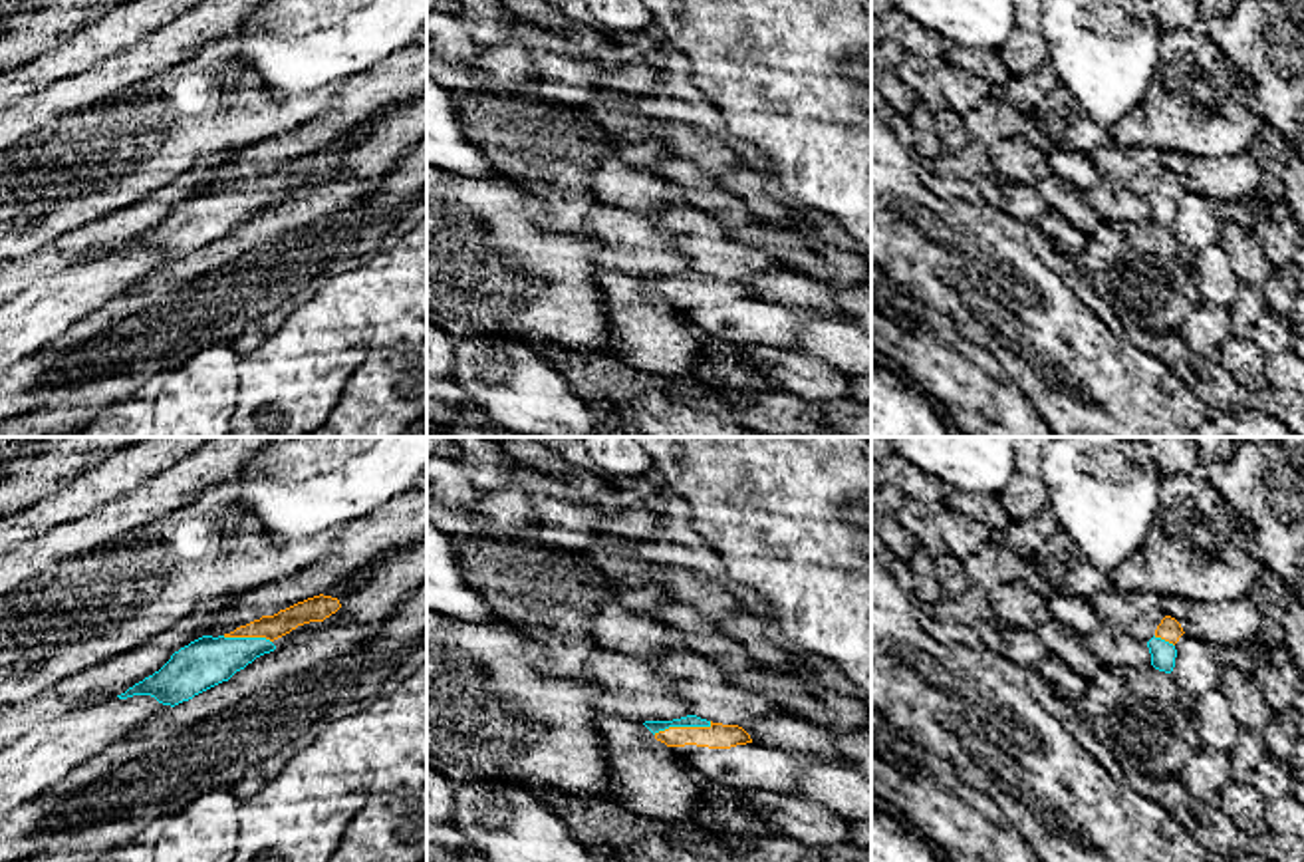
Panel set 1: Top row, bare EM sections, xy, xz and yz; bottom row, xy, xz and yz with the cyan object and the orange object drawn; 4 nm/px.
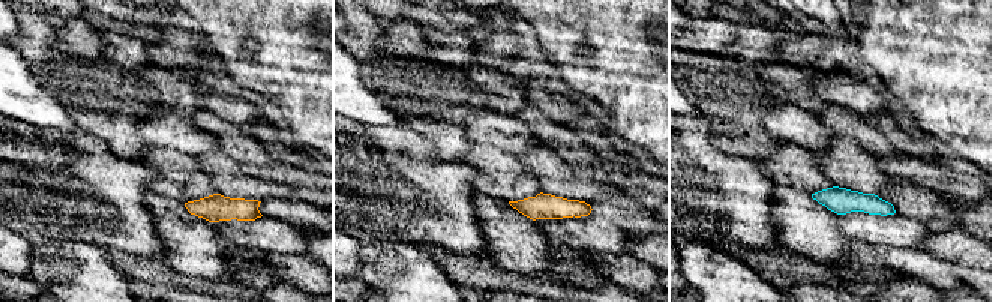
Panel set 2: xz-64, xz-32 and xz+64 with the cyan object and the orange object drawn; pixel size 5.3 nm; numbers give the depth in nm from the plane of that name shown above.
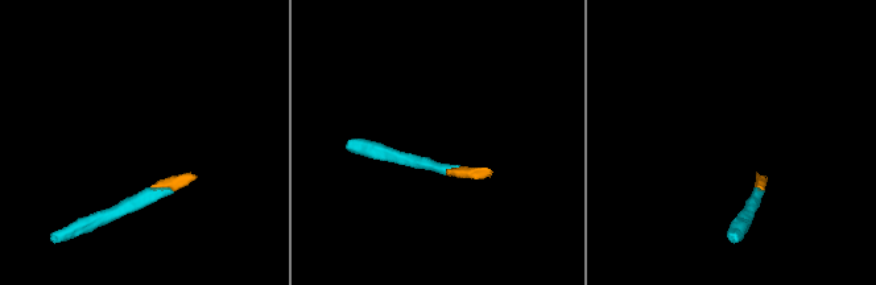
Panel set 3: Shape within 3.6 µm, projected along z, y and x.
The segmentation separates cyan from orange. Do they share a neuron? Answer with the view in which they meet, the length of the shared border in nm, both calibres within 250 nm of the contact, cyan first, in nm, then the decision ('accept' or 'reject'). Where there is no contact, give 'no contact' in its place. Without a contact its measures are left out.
xz | 240 nm | 50/100 nm | accept

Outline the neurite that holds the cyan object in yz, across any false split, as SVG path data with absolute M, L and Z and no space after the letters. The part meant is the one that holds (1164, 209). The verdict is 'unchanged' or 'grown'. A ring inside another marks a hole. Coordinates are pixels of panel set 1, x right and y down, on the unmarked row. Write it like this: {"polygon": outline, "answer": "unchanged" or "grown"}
{"polygon": "M1165 171L1155 185L1155 191L1147 197L1151 209L1151 220L1159 226L1171 228L1175 222L1177 205L1175 199L1183 191L1181 179Z", "answer": "grown"}

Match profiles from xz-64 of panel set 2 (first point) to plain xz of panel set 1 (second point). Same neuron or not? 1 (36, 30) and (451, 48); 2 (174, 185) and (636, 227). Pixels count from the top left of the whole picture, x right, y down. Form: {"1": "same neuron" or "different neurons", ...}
{"1": "same neuron", "2": "same neuron"}

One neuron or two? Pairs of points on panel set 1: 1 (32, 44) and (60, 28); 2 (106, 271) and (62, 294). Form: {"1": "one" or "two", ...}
{"1": "one", "2": "one"}

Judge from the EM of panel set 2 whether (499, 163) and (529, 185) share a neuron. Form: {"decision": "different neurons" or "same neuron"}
{"decision": "same neuron"}

